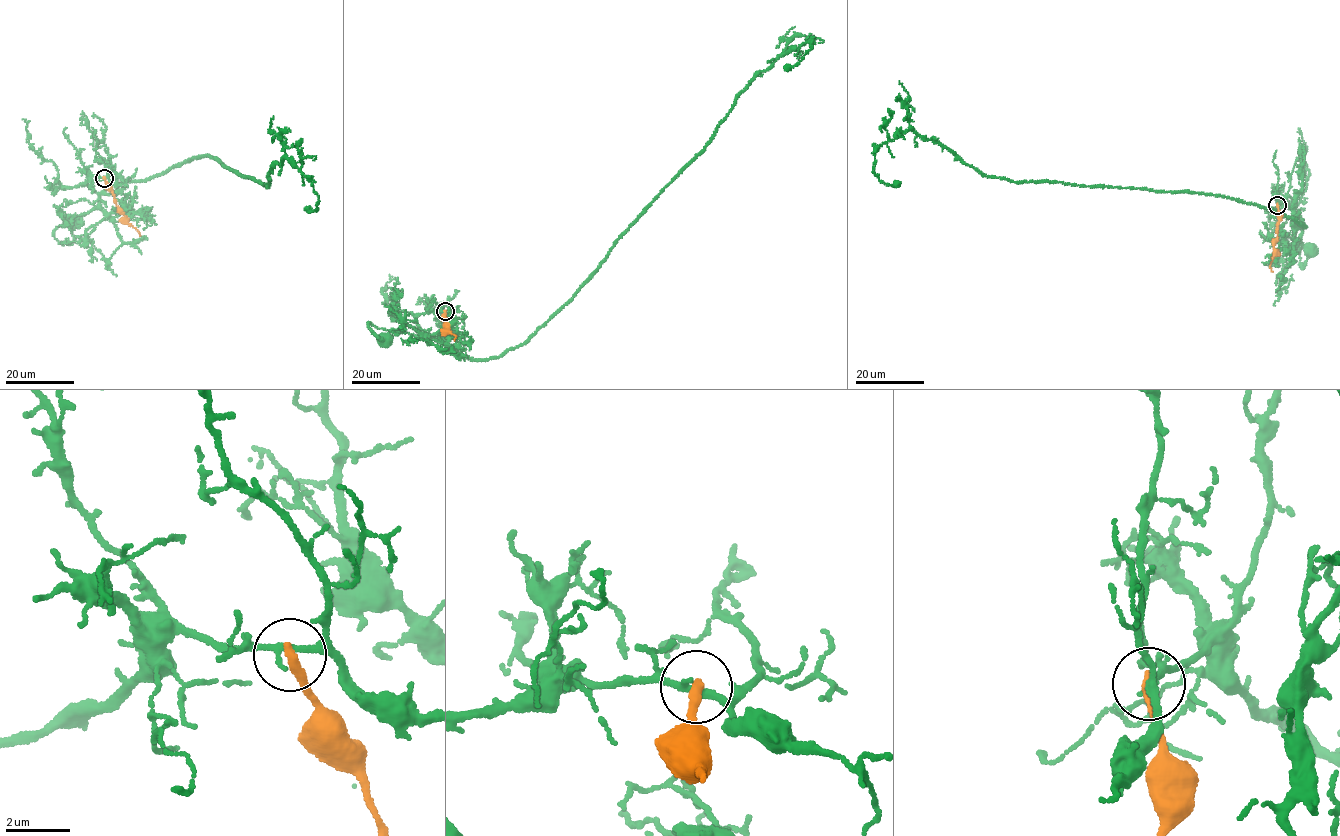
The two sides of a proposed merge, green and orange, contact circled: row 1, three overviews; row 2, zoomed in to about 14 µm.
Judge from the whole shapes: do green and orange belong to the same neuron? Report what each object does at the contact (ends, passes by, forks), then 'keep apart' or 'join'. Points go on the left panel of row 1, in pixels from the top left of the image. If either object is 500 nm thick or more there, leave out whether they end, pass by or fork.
green forks | orange ends | keep apart

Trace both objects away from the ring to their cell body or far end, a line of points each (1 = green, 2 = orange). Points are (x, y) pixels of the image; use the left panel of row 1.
1: (104, 177), (91, 175), (83, 185), (99, 194), (95, 208), (61, 224), (54, 238), (72, 243), (74, 224)
2: (104, 178), (116, 206), (139, 235)

